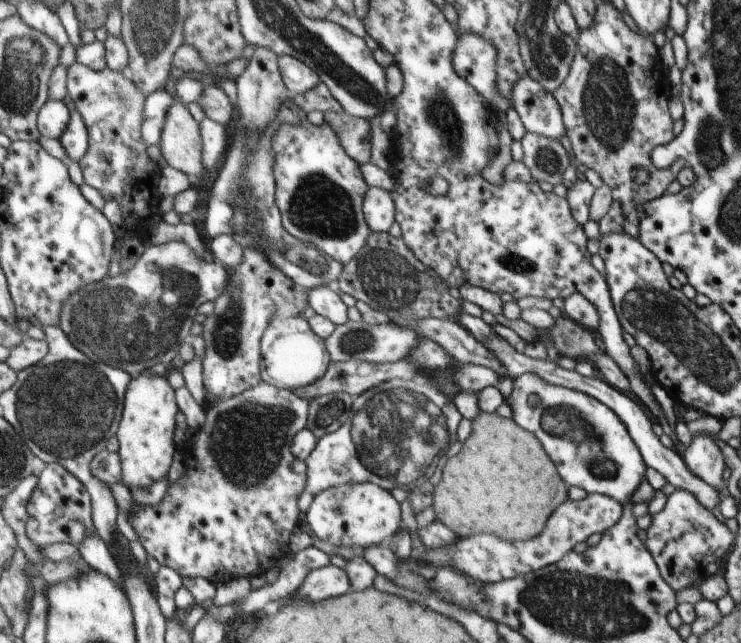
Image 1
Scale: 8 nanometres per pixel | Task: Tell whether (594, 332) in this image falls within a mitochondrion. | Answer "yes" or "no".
no

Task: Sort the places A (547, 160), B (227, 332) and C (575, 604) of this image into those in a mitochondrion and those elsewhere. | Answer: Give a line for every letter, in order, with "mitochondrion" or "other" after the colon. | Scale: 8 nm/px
A: mitochondrion
B: mitochondrion
C: mitochondrion

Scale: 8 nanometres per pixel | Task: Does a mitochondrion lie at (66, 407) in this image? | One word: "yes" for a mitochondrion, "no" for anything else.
yes

